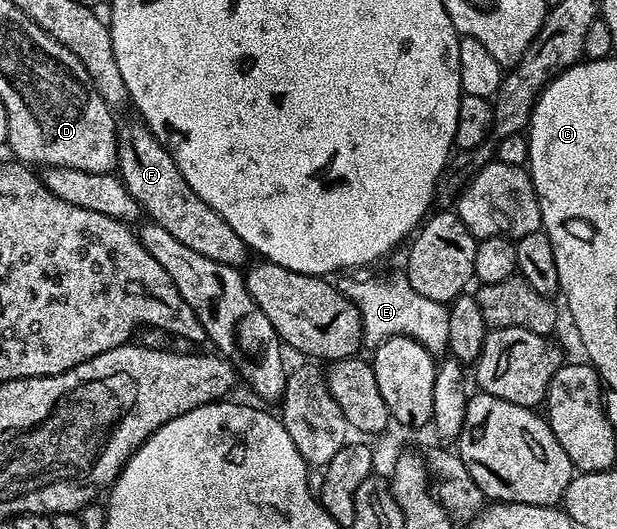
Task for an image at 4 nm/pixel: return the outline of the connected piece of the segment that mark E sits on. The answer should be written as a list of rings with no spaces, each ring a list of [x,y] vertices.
[[[343,274],[335,280],[335,287],[342,296],[348,297],[356,305],[361,315],[363,344],[376,348],[392,336],[408,336],[418,341],[433,355],[443,354],[448,341],[449,308],[440,302],[431,301],[413,289],[405,274],[390,279],[356,279],[351,274]]]

